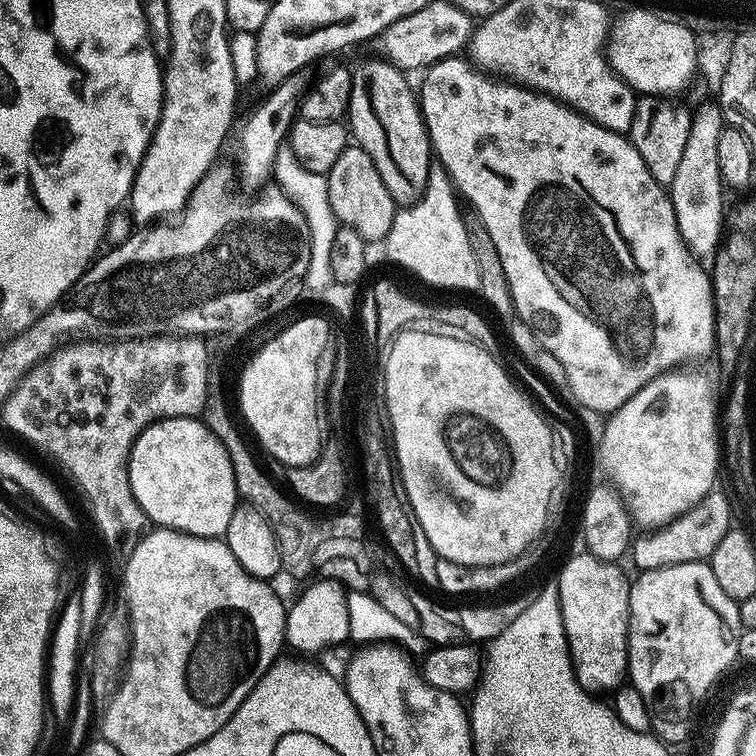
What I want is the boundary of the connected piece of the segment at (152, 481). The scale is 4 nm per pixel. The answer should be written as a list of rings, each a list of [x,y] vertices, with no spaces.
[[[167,416],[142,430],[128,458],[128,477],[130,490],[138,506],[142,506],[153,525],[185,532],[188,536],[223,537],[230,526],[230,518],[238,507],[234,466],[230,466],[230,454],[226,454],[222,442],[210,431],[203,419],[195,416]]]

